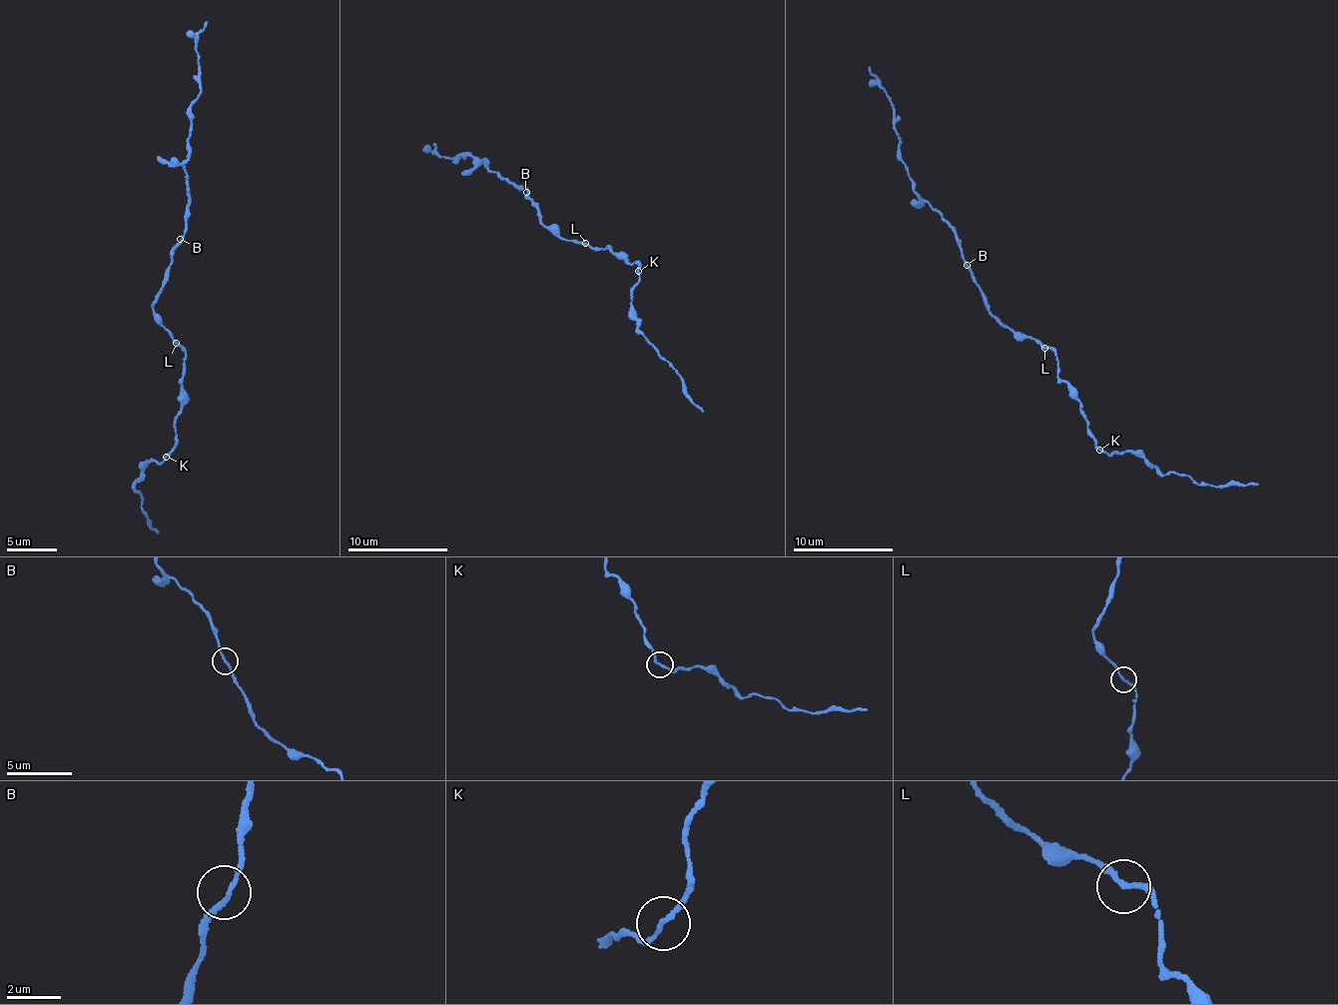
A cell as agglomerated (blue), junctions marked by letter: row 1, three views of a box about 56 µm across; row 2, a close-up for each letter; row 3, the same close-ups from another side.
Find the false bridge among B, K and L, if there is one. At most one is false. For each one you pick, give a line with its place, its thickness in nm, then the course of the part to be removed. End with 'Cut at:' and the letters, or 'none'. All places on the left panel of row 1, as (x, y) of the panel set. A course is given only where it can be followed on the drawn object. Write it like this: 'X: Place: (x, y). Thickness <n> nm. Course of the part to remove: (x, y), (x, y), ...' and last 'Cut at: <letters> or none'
K: Place: (166, 457). Thickness 150 nm. Course of the part to remove: (165, 458), (160, 463), (154, 459), (144, 463), (135, 486), (146, 522), (157, 532)
Cut at: K

